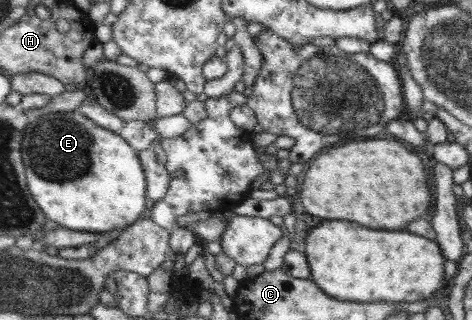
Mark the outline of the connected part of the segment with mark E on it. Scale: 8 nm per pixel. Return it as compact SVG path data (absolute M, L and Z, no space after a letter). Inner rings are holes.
M78 111L40 115L24 129L21 160L26 166L30 197L40 206L48 220L70 230L91 233L126 228L143 217L146 210L146 178L137 151L118 134L98 126Z

